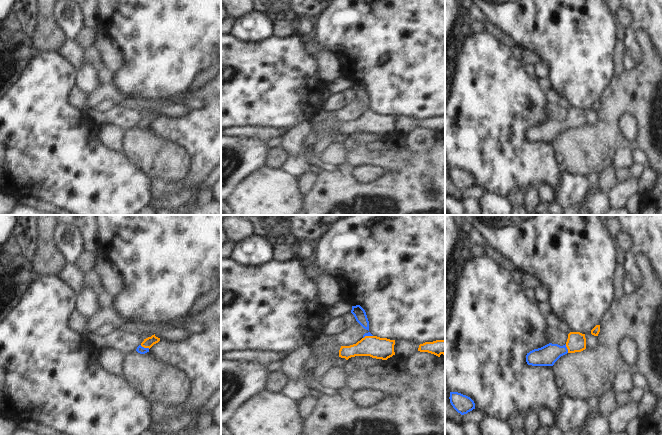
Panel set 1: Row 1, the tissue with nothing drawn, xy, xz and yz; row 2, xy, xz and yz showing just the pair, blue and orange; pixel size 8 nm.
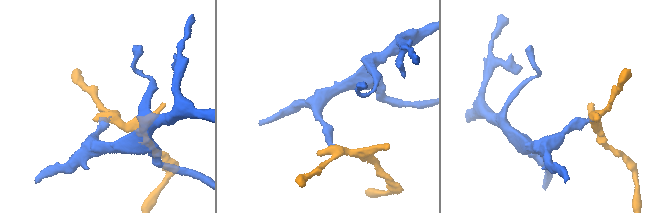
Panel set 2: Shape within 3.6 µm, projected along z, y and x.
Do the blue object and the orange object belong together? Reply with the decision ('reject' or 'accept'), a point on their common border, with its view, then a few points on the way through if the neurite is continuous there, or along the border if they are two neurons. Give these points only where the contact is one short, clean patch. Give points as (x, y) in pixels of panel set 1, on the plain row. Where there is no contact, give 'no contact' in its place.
accept | xy (145, 124) | across xy (140, 125), (145, 124), (150, 117)

